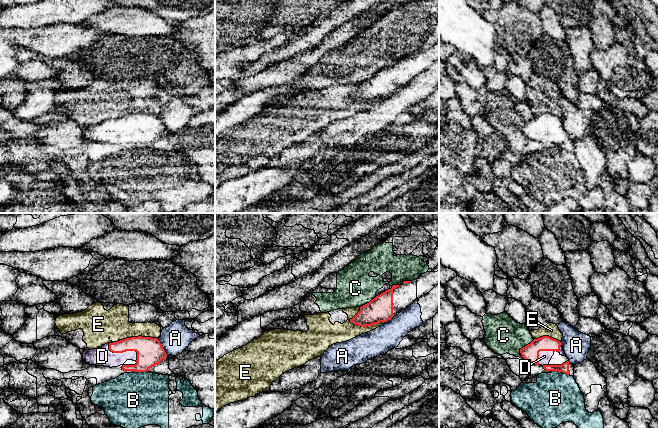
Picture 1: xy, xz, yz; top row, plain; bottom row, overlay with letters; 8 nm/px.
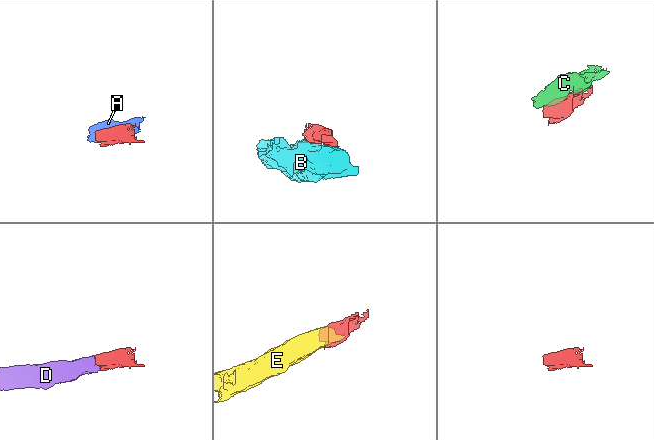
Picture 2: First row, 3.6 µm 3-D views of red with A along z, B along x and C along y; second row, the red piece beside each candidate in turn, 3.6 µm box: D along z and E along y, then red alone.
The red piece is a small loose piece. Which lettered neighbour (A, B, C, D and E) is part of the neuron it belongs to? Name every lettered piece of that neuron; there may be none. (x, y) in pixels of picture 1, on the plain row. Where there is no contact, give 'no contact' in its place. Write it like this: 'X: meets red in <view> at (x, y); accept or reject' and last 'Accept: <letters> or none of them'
A: meets red in xy at (162, 123); reject
B: meets red in xy at (141, 147); reject
C: meets red in yz at (526, 121); reject
D: meets red in xy at (123, 127); accept
E: meets red in xz at (366, 102); reject
Accept: D

